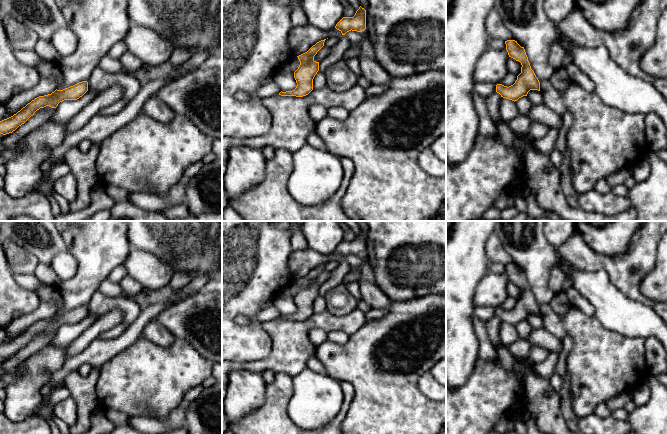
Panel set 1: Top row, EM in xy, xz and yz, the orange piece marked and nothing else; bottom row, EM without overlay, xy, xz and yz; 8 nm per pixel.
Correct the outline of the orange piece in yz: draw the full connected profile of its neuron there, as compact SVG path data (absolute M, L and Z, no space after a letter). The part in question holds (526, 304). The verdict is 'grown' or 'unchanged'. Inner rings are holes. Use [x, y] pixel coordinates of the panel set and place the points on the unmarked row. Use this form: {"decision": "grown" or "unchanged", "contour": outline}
{"decision": "unchanged", "contour": "M507 264L505 268L509 281L521 287L521 297L517 300L515 307L509 311L497 308L496 316L501 321L515 326L519 322L527 320L530 314L540 315L540 306L531 293L524 271L521 271L515 264Z"}

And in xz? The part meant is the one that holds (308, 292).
{"decision": "unchanged", "contour": "M325 264L317 266L307 276L297 280L300 285L298 293L294 296L297 310L292 315L281 315L279 319L303 321L313 314L313 303L319 295L319 286L314 284L314 280L324 270Z"}

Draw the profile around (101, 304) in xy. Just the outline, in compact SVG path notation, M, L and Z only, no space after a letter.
M125 276L120 282L123 293L120 296L109 297L97 291L87 304L88 314L93 313L97 319L108 313L112 309L119 309L122 312L123 319L121 323L130 325L138 317L141 307L134 300L134 297L142 291L142 286L130 278Z

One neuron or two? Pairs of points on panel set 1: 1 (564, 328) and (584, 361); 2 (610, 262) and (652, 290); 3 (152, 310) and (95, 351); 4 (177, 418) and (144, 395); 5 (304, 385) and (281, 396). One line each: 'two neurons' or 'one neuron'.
1: one neuron
2: two neurons
3: one neuron
4: two neurons
5: two neurons

